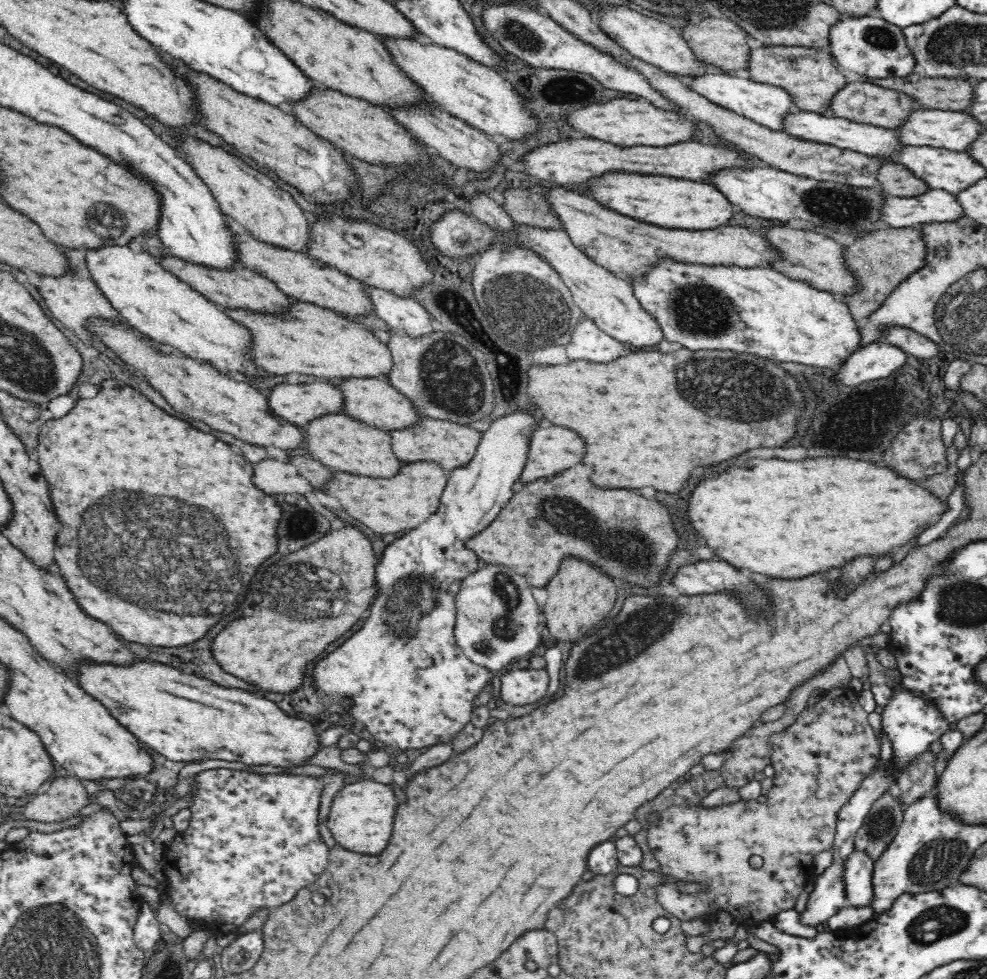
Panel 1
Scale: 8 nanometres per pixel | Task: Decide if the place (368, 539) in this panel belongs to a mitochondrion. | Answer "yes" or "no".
no

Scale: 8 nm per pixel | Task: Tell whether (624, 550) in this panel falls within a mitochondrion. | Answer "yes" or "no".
yes

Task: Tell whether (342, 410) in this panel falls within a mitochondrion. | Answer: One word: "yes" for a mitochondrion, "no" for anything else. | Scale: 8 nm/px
no

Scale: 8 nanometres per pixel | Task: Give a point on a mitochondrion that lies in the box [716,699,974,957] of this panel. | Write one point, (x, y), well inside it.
(939, 859)

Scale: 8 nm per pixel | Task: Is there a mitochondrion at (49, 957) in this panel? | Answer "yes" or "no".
yes

